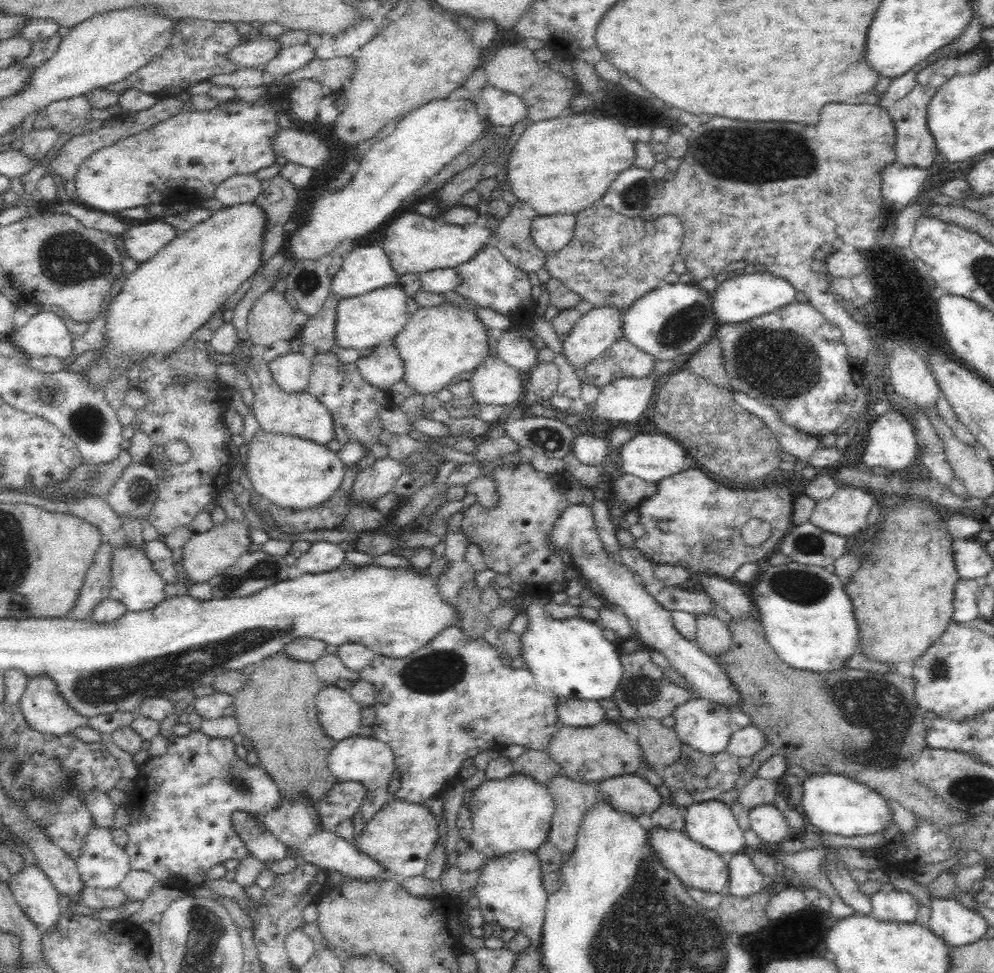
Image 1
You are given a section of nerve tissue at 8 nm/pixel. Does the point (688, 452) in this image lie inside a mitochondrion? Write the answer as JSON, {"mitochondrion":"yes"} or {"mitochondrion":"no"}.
{"mitochondrion":"no"}

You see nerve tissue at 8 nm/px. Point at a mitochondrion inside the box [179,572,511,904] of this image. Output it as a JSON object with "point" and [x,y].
{"point":[437,672]}

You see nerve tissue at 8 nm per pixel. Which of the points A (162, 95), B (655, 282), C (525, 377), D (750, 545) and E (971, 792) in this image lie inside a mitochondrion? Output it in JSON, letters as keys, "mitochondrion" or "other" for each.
{"A":"other","B":"other","C":"other","D":"other","E":"mitochondrion"}

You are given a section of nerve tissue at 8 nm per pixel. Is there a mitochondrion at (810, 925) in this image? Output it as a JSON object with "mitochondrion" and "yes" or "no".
{"mitochondrion":"no"}

